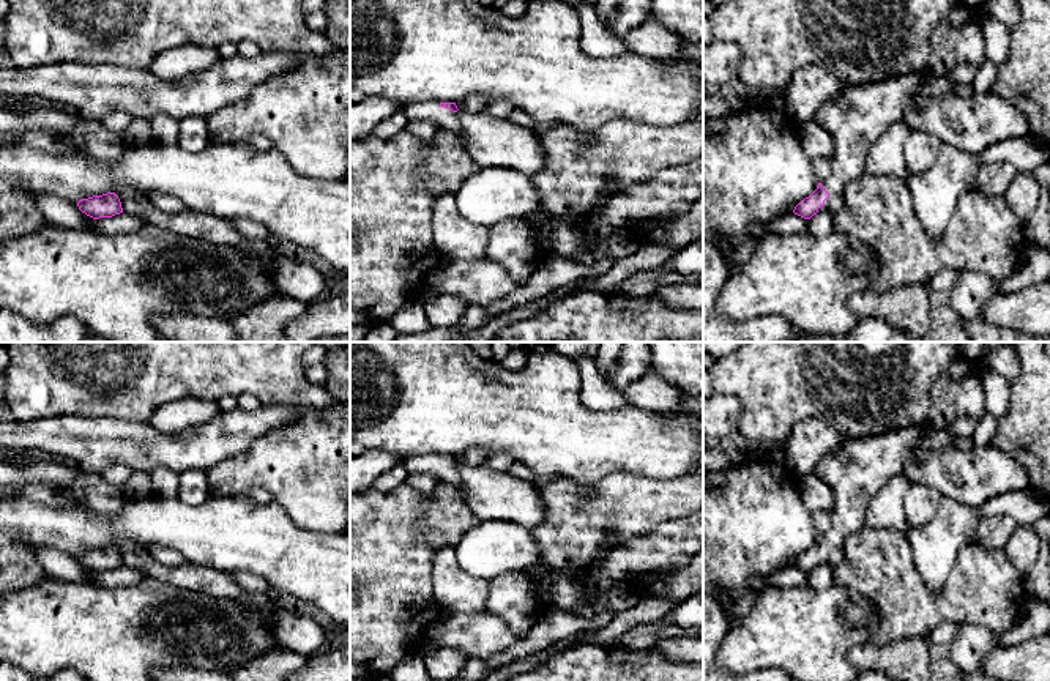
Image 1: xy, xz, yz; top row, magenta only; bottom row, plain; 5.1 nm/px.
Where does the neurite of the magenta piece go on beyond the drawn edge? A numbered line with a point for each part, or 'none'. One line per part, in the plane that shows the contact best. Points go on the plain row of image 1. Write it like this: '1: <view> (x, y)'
1: yz (855, 473)

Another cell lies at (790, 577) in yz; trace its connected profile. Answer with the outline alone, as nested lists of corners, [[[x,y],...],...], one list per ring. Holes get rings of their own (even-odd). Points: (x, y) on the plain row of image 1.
[[[790,566],[779,572],[771,574],[766,579],[758,579],[752,583],[752,590],[760,594],[769,588],[796,588],[807,583],[807,572]]]

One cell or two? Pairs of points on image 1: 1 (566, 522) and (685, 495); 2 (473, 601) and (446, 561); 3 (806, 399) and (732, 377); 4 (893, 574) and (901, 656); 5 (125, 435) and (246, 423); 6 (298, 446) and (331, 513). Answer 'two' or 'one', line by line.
1: one
2: one
3: one
4: two
5: one
6: one

